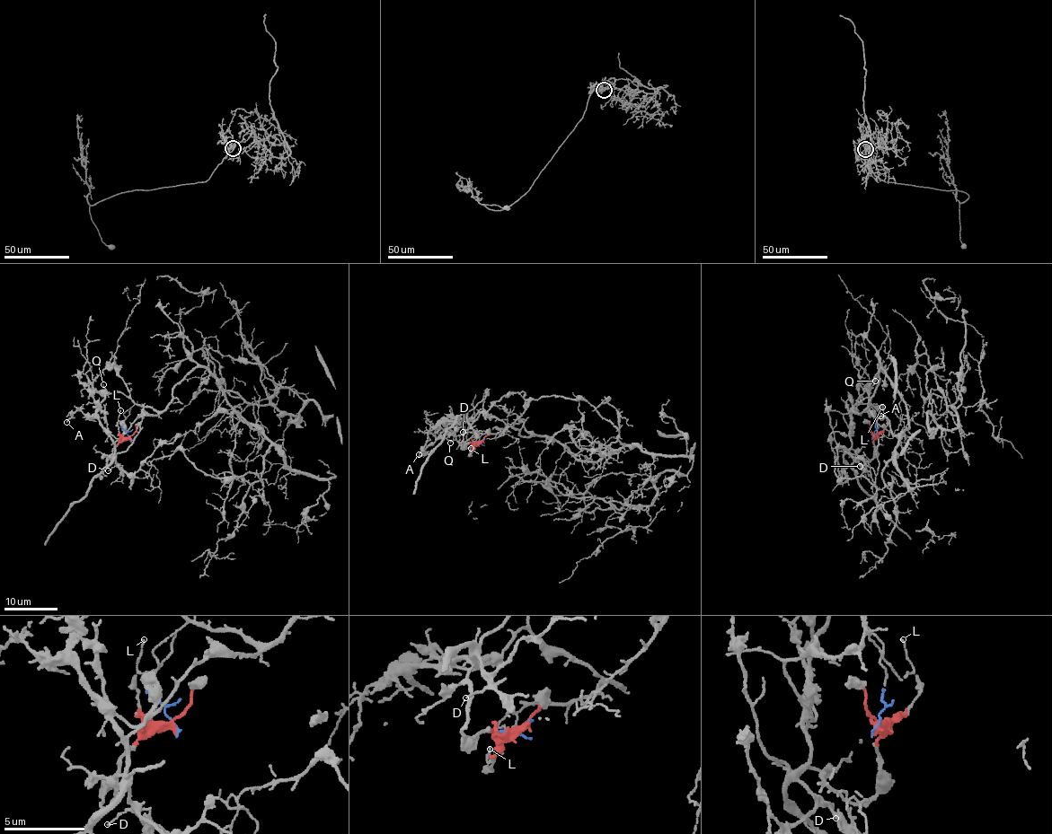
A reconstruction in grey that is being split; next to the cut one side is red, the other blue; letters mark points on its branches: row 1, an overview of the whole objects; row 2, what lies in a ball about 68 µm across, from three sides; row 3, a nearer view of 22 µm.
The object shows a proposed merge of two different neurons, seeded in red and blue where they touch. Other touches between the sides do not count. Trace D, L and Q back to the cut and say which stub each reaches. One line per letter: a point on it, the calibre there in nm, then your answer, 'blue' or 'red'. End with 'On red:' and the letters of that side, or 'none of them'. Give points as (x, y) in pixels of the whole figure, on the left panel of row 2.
D: at (108, 470); 90 nm thick; red
L: at (120, 410); 80 nm thick; red
Q: at (103, 384); 120 nm thick; blue
On red: D, L

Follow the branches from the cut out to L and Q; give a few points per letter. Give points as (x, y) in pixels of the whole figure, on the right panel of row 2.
L: (873, 435), (887, 425), (881, 408)
Q: (873, 435), (876, 408), (870, 401), (867, 389), (876, 380)

